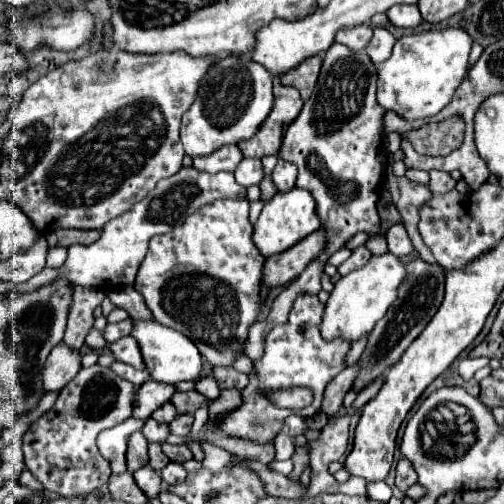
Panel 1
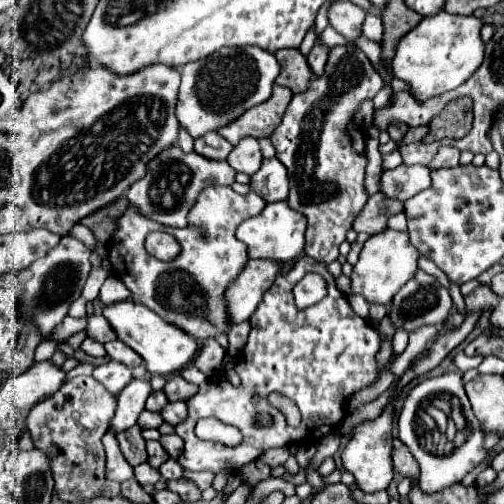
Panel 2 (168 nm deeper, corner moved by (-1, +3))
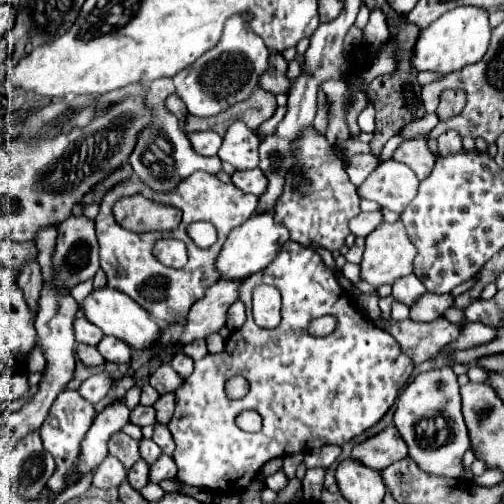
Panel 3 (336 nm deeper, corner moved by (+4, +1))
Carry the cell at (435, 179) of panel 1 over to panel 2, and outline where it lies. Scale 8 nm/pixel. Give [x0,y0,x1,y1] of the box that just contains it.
[429,146,459,170]

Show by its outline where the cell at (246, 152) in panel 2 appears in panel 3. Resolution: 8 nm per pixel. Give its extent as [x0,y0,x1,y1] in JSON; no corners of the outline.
[218,122,260,170]

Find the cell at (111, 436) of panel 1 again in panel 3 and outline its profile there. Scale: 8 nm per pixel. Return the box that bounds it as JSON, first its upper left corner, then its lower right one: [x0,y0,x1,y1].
[92,454,126,488]

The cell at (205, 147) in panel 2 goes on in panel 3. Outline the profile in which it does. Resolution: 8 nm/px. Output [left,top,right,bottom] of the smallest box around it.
[188,132,222,156]

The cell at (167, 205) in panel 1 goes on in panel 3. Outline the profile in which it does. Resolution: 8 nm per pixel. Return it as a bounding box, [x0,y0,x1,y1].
[130,78,222,190]

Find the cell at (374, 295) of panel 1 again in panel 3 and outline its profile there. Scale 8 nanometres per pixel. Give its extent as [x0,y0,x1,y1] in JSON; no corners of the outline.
[362,220,416,288]

